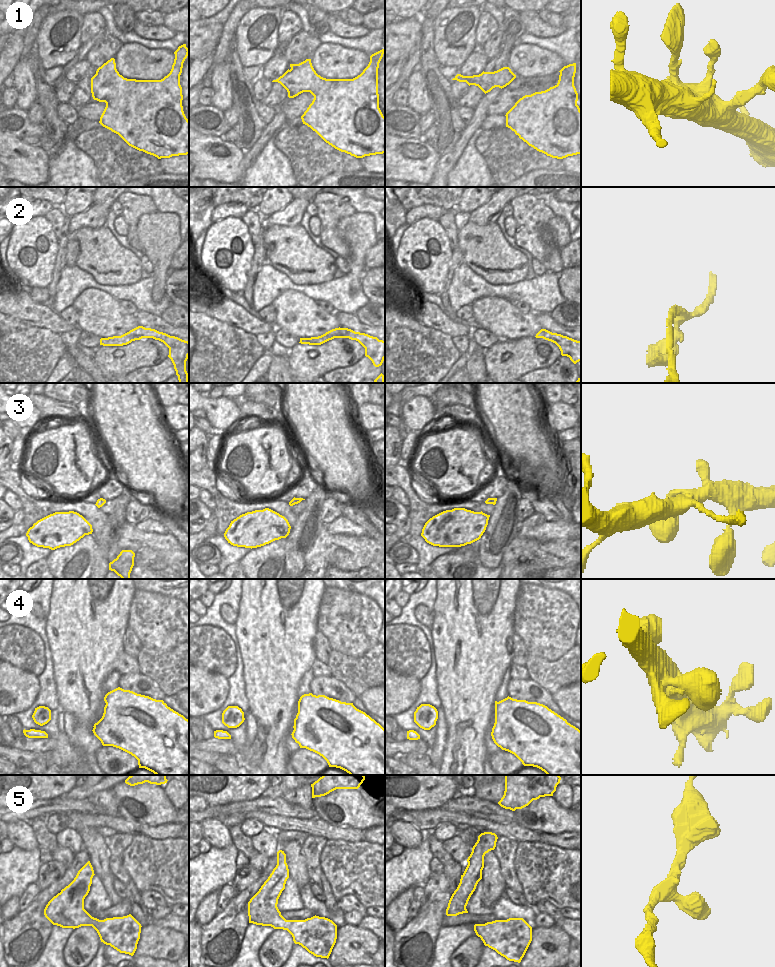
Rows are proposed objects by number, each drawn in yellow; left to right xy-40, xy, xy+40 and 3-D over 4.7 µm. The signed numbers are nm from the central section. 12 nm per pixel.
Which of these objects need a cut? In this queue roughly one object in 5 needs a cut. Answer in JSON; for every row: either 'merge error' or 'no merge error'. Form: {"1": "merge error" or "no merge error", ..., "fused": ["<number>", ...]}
{"1": "no merge error", "2": "no merge error", "3": "no merge error", "4": "no merge error", "5": "no merge error", "fused": []}

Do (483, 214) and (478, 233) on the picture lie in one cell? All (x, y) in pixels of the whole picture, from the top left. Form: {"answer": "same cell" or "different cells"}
{"answer": "different cells"}

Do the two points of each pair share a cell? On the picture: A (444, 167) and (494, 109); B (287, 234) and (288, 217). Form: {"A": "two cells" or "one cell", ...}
{"A": "two cells", "B": "two cells"}

